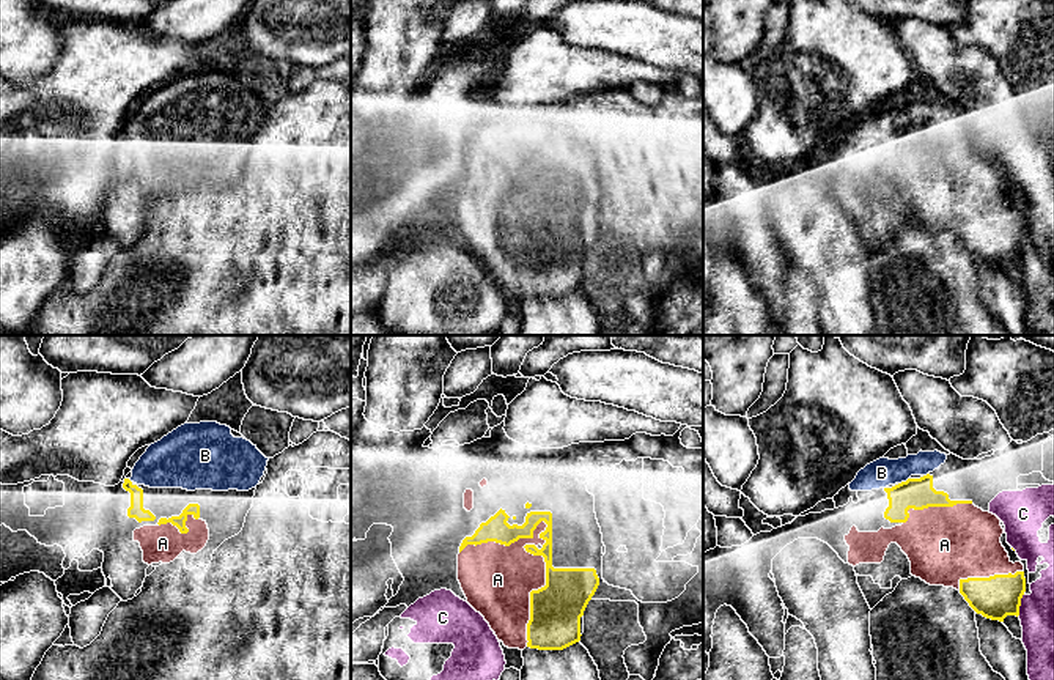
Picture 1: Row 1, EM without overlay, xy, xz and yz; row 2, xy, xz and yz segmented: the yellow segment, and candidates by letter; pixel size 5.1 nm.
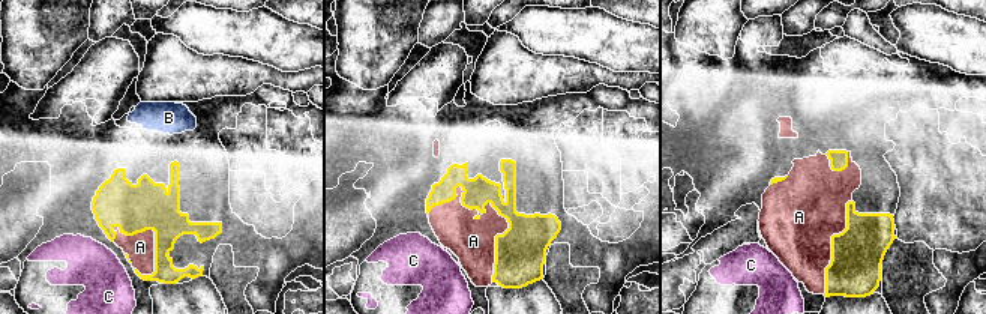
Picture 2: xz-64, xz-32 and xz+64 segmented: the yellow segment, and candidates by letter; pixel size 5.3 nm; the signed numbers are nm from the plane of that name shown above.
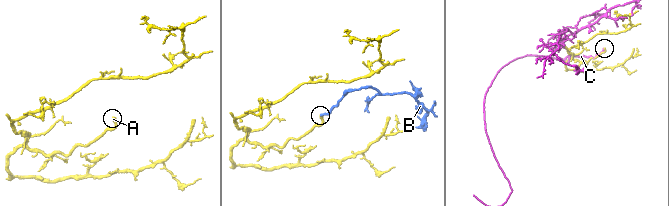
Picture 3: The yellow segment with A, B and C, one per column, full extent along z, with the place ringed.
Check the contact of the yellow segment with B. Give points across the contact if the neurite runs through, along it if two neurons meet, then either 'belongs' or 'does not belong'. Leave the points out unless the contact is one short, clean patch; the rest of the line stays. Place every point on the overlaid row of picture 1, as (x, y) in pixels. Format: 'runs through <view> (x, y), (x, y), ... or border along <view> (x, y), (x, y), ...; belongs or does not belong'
runs through yz (914, 493), (903, 482), (894, 473), (881, 473); belongs

